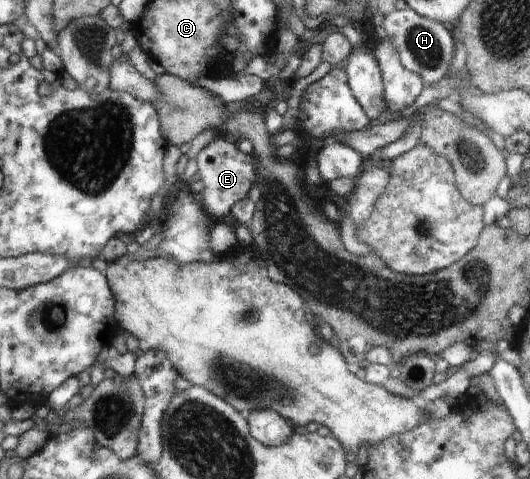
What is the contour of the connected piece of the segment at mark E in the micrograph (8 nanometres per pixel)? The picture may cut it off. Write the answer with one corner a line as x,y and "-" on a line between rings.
222,136
216,137
200,150
196,158
200,178
206,186
206,190
200,192
198,198
204,204
206,212
210,212
218,221
228,218
232,206
238,200
248,197
248,192
256,182
257,166
254,156
240,151
236,145

